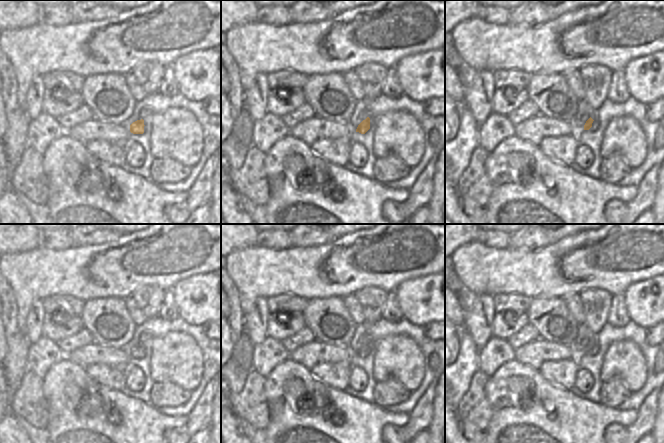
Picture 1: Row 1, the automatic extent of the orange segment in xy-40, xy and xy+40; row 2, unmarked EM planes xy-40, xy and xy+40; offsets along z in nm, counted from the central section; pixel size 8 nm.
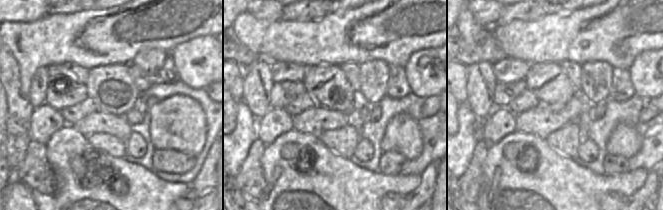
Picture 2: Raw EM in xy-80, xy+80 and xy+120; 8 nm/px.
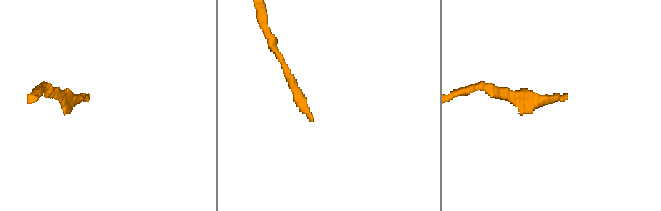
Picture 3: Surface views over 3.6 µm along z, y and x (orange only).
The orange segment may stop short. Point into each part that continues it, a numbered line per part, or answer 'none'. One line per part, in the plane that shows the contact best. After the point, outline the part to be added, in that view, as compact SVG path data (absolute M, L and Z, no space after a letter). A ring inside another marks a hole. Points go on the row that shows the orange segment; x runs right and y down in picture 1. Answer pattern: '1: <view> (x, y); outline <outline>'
1: xy+40 (595, 123); outline M595 119L592 123L592 127L589 130L585 130L585 132L593 132L598 129L599 121Z

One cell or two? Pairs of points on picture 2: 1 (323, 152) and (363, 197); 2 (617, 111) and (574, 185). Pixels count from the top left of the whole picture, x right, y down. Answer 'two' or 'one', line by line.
1: one
2: two

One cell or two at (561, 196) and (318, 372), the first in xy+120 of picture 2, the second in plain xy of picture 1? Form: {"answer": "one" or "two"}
{"answer": "two"}

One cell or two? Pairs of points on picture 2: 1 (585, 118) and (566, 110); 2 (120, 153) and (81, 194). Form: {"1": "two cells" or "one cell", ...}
{"1": "two cells", "2": "two cells"}

